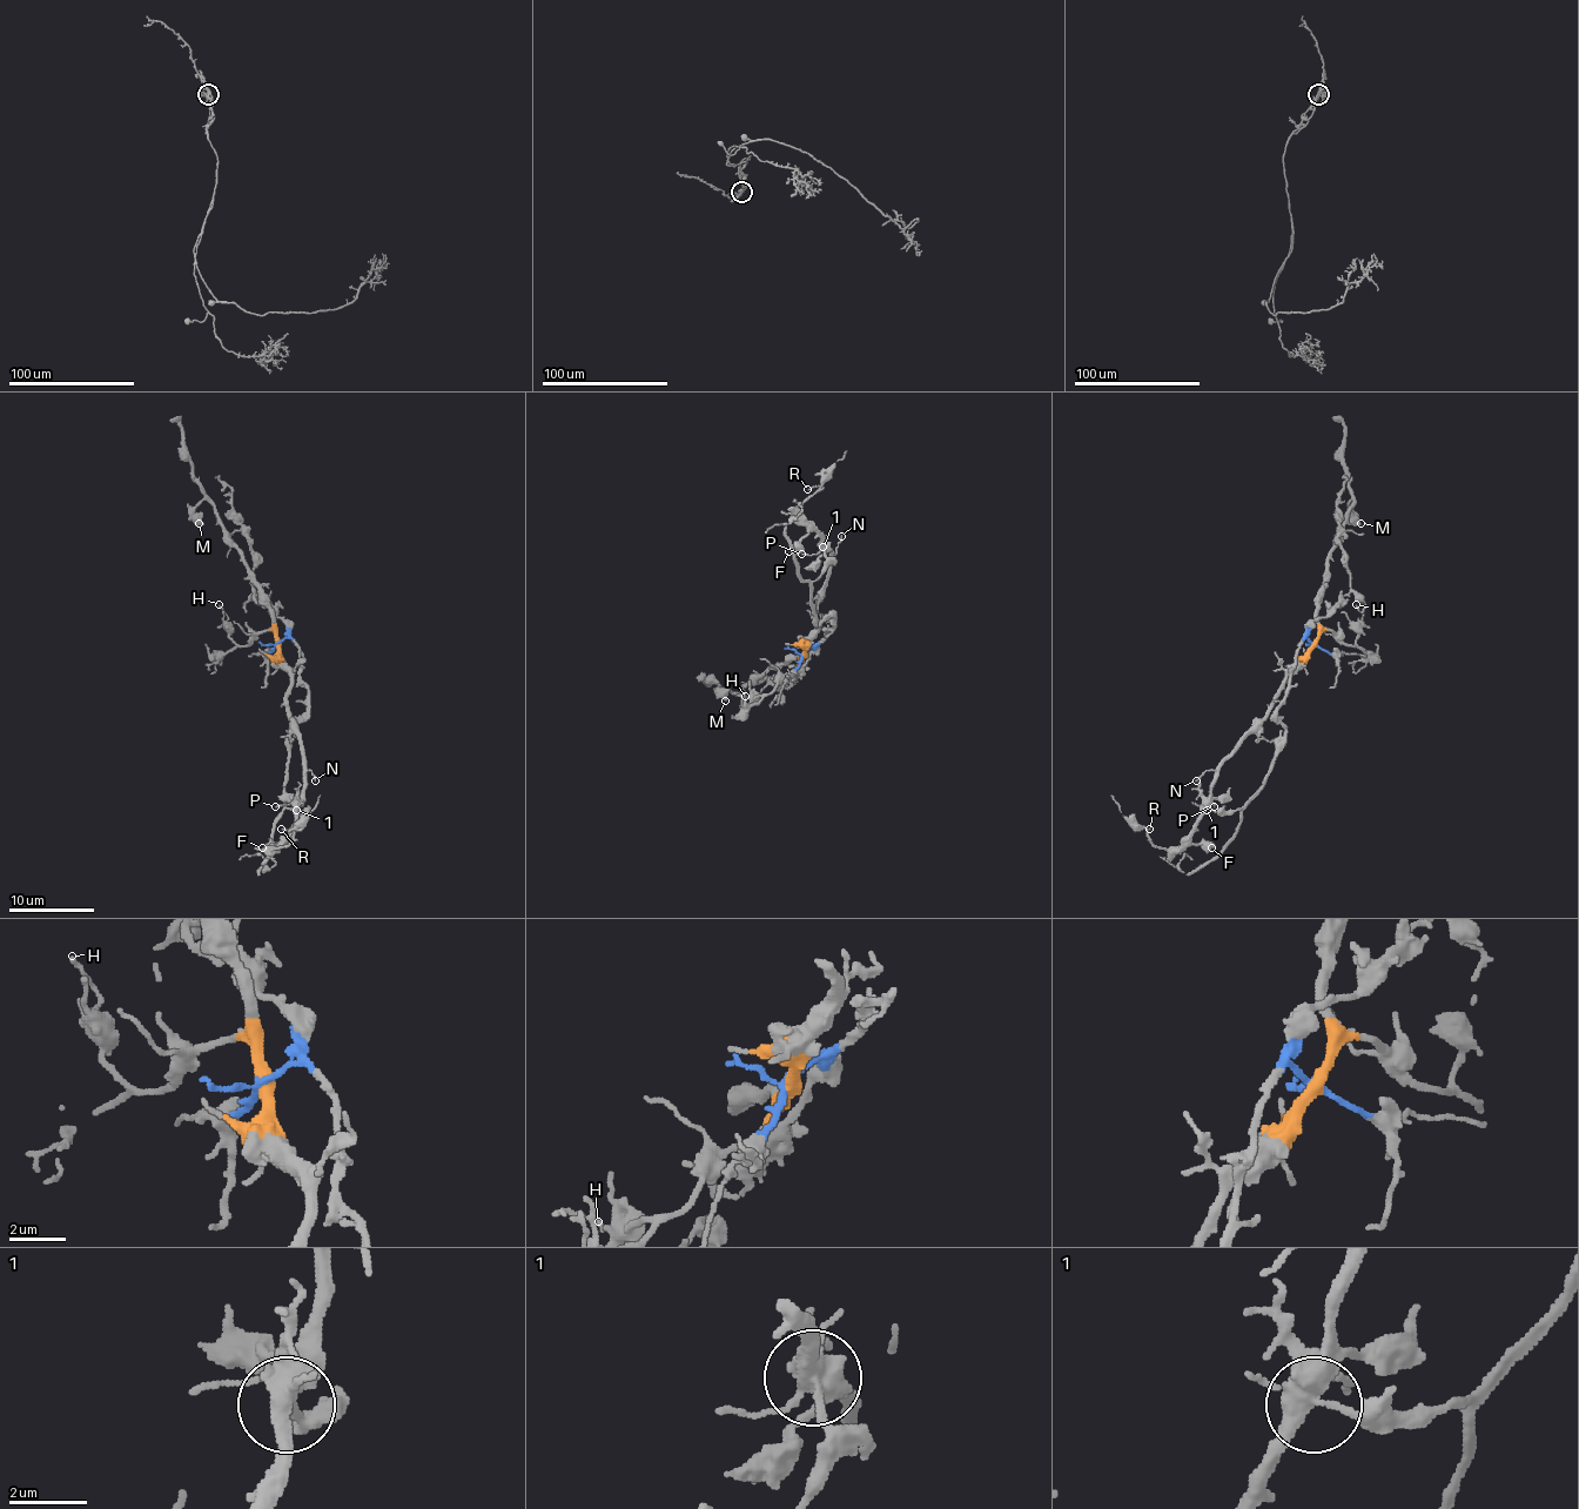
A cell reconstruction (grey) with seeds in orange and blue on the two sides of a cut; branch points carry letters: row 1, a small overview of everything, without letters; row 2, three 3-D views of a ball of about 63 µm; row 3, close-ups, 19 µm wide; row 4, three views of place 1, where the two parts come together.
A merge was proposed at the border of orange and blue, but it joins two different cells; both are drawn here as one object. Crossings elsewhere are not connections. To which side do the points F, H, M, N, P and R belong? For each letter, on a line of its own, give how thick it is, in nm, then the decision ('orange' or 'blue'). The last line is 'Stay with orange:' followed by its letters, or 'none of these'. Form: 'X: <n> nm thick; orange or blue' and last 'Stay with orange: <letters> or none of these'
F: 400 nm thick; orange
H: 130 nm thick; orange
M: 500 nm thick; orange
N: 140 nm thick; orange
P: 140 nm thick; orange
R: 120 nm thick; orange
Stay with orange: F, H, M, N, P, R

